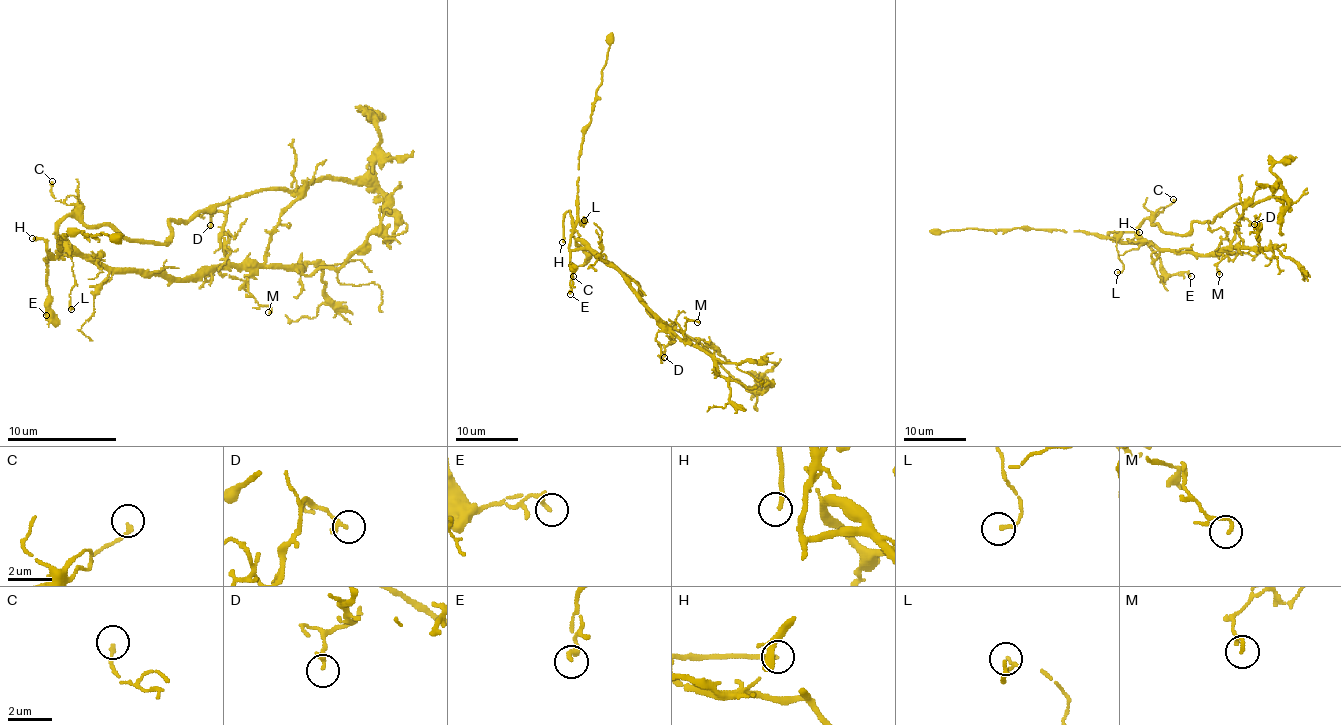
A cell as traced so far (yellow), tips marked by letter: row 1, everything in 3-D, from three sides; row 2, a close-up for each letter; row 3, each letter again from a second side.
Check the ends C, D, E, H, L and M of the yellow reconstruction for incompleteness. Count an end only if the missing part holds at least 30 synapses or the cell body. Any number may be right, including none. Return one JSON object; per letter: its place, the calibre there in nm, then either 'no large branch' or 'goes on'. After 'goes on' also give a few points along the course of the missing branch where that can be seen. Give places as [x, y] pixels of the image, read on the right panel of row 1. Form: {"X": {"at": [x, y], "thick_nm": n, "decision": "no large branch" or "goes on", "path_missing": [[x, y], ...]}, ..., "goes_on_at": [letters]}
{"C": {"at": [1173, 199], "thick_nm": 180, "decision": "no large branch"}, "D": {"at": [1254, 224], "thick_nm": 200, "decision": "no large branch"}, "E": {"at": [1191, 276], "thick_nm": 240, "decision": "no large branch"}, "H": {"at": [1139, 232], "thick_nm": 200, "decision": "goes on", "path_missing": [[1139, 232], [1181, 233], [1186, 228], [1227, 263], [1255, 265], [1263, 269], [1274, 269], [1280, 276]]}, "L": {"at": [1117, 272], "thick_nm": 170, "decision": "no large branch"}, "M": {"at": [1219, 274], "thick_nm": 140, "decision": "no large branch"}, "goes_on_at": ["H"]}

